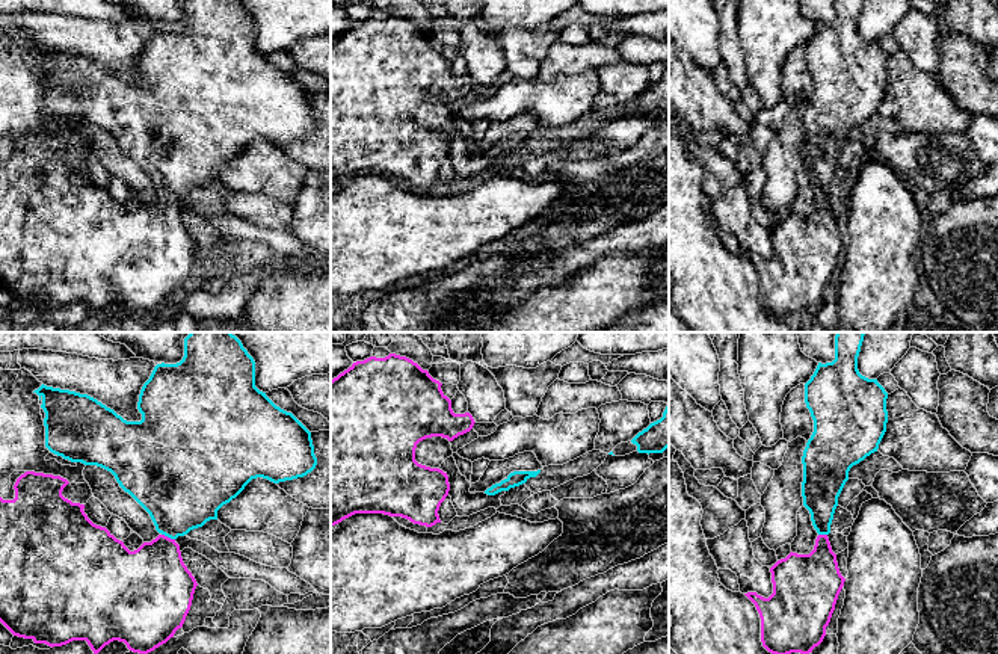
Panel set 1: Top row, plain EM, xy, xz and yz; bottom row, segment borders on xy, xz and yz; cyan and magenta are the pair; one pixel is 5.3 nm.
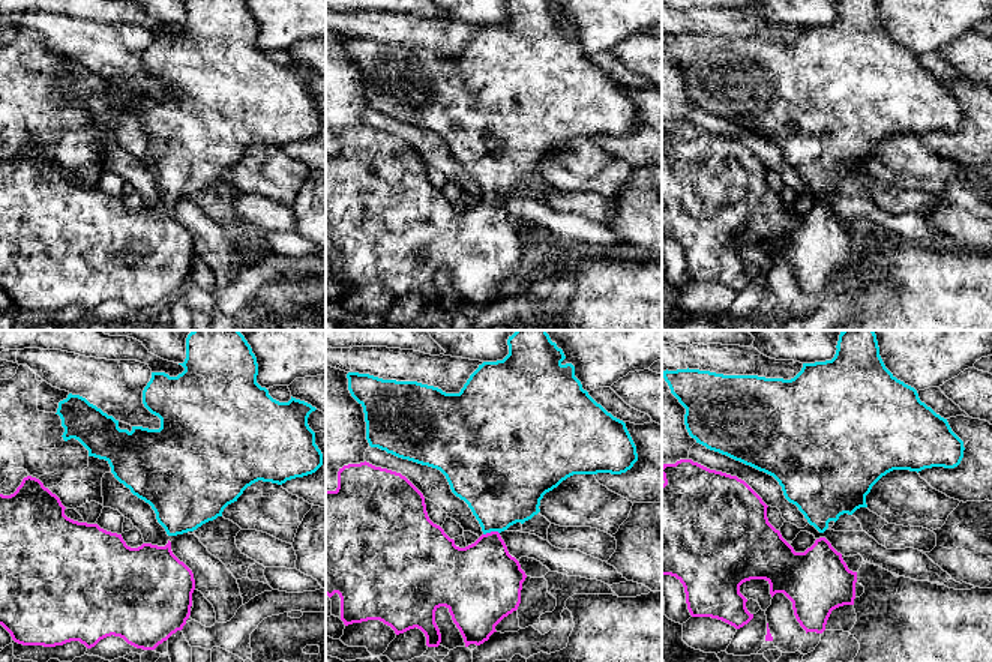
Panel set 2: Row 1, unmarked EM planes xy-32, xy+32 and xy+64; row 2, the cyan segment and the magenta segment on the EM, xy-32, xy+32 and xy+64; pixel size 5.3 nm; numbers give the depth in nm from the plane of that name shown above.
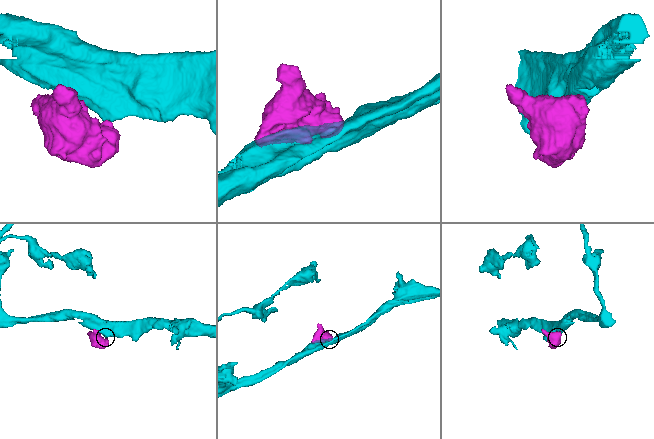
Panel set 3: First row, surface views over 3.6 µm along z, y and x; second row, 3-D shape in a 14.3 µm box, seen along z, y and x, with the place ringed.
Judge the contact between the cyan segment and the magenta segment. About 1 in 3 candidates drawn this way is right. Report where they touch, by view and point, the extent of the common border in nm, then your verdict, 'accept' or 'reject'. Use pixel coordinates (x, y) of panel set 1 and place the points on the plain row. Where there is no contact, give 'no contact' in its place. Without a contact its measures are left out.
contact xy (168, 198); length 80 nm; accept

